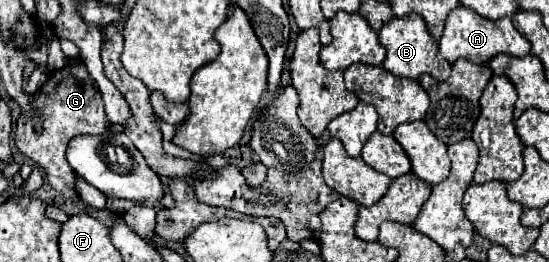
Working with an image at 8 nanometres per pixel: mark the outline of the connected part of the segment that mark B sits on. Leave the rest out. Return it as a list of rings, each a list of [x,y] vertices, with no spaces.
[[[394,16],[388,24],[382,26],[378,36],[382,46],[386,48],[386,60],[382,66],[394,76],[406,76],[416,80],[422,74],[430,74],[440,82],[450,76],[452,64],[446,58],[442,58],[438,50],[438,42],[430,38],[430,32],[426,32],[426,22],[422,20],[422,16],[406,16],[406,18]]]

